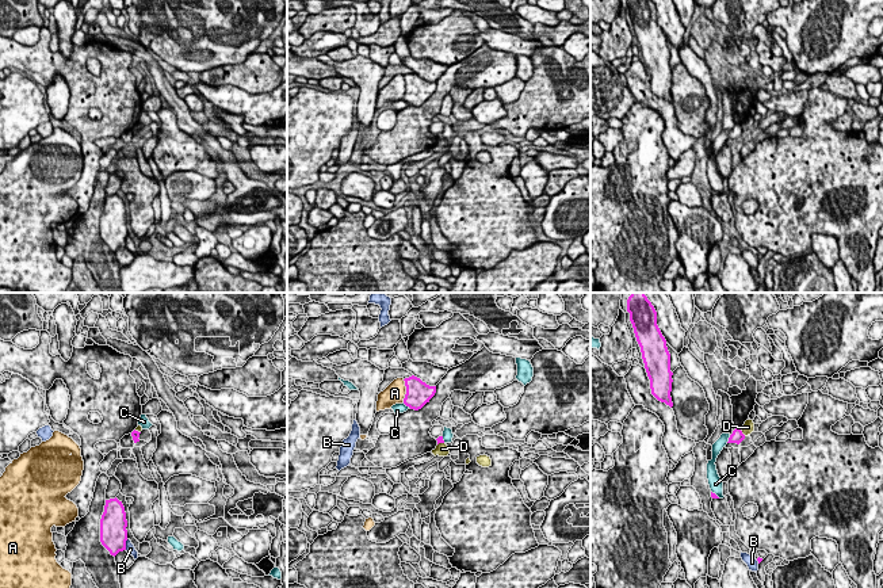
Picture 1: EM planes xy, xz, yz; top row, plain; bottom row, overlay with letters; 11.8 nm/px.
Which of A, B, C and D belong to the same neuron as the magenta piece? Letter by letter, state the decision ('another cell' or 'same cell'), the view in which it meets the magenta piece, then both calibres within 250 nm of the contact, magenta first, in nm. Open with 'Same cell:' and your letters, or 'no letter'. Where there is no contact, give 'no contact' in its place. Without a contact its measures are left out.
Same cell: no letter
A: another cell; meets magenta in xz; 300 nm thick on the magenta side, 240 nm on the other
B: another cell; meets magenta in xy; 320 nm thick on the magenta side, 120 nm on the other
C: another cell; meets magenta in yz; 160 nm thick on the magenta side, 130 nm on the other
D: another cell; meets magenta in yz; 160 nm thick on the magenta side, 140 nm on the other

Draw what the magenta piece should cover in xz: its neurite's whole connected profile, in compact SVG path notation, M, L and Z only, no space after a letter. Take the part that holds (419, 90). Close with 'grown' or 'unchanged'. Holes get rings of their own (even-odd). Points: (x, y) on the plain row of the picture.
M414 72L404 77L406 83L404 100L410 106L421 106L436 89L436 83L429 83Z; unchanged

